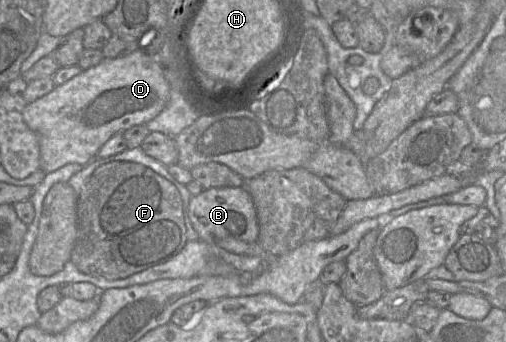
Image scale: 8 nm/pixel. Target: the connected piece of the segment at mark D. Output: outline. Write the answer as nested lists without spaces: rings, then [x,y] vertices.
[[[139,49],[124,57],[104,57],[99,64],[55,86],[50,93],[27,104],[23,110],[25,123],[39,139],[40,169],[47,174],[69,163],[87,165],[113,135],[123,133],[135,125],[145,125],[159,115],[168,103],[170,89],[161,64]]]

